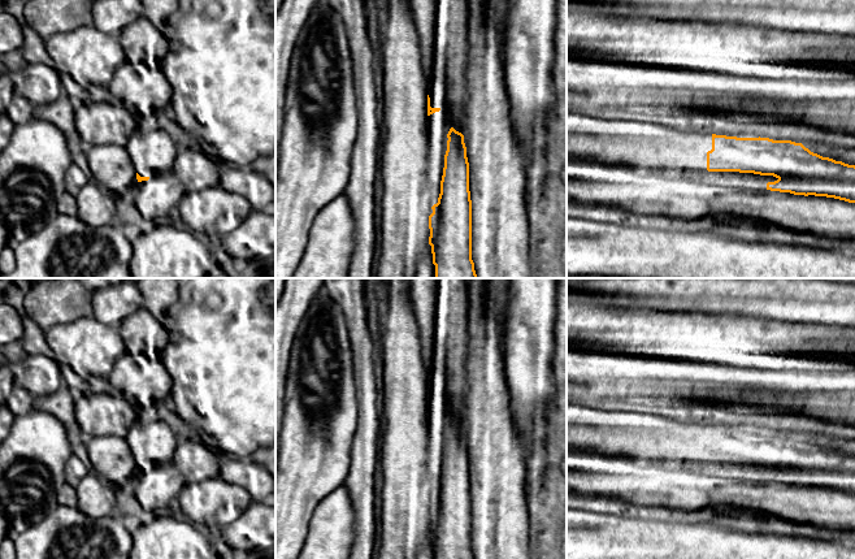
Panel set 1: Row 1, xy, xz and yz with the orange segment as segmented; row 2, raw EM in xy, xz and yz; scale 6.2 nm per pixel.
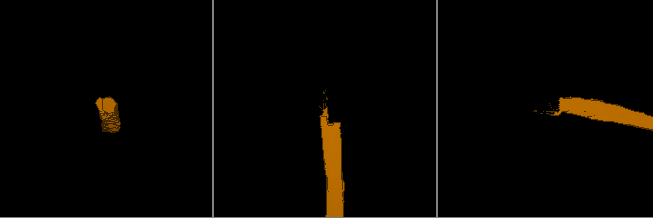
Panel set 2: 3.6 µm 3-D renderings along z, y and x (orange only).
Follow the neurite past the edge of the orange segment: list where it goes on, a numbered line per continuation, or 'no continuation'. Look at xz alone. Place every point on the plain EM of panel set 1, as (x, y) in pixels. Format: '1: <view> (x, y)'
1: xz (438, 415)

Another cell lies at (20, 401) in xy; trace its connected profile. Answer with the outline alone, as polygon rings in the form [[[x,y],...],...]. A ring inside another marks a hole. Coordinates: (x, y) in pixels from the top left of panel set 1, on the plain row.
[[[13,385],[5,406],[14,416],[21,416],[32,411],[32,395],[19,385]]]

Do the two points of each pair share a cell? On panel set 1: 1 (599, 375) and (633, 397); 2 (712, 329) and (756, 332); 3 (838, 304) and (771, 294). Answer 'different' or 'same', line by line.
1: same
2: same
3: same

